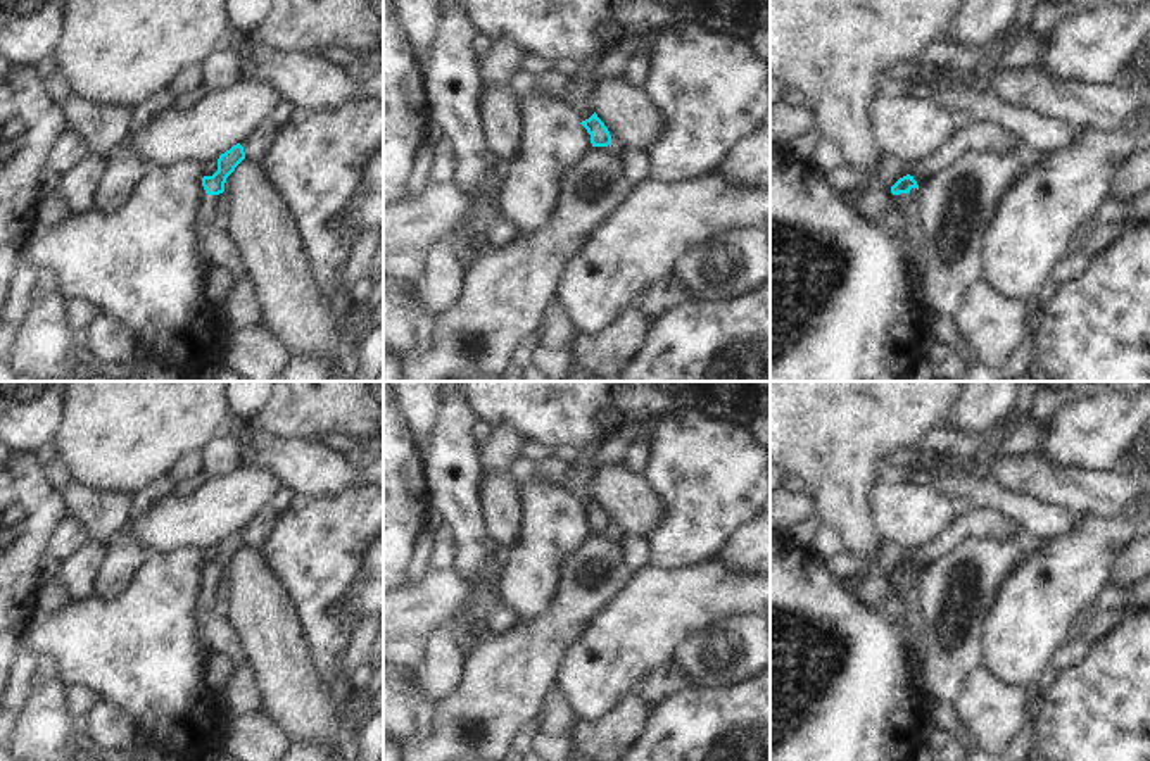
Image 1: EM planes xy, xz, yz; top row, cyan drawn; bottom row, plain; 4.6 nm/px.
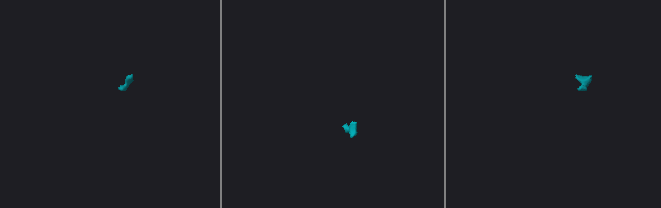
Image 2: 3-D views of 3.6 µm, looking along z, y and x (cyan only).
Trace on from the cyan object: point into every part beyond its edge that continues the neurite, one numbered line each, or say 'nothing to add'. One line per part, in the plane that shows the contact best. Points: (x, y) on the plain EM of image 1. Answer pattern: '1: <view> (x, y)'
1: yz (907, 591)

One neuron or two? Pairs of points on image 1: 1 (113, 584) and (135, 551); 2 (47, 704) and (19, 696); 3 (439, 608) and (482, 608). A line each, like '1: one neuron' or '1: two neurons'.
1: one neuron
2: two neurons
3: two neurons

